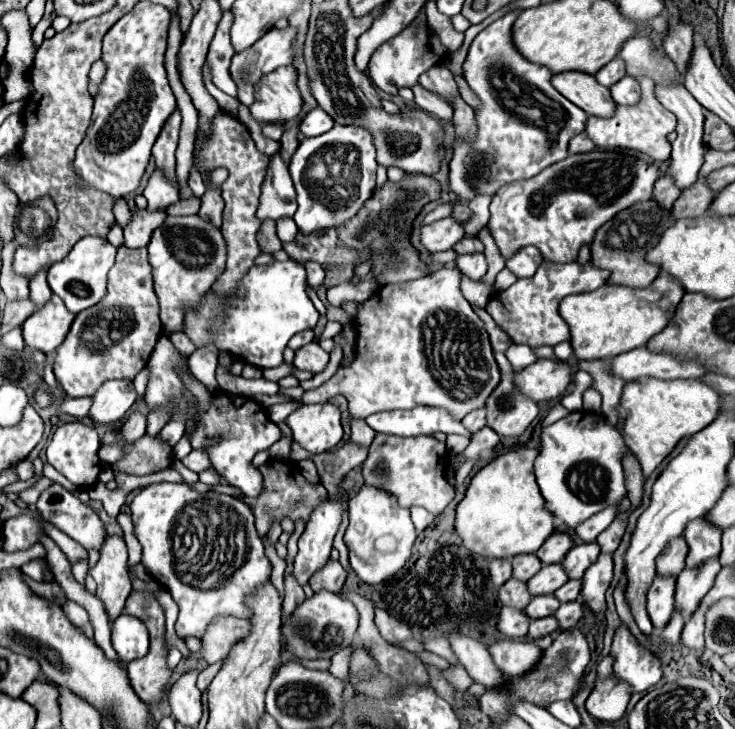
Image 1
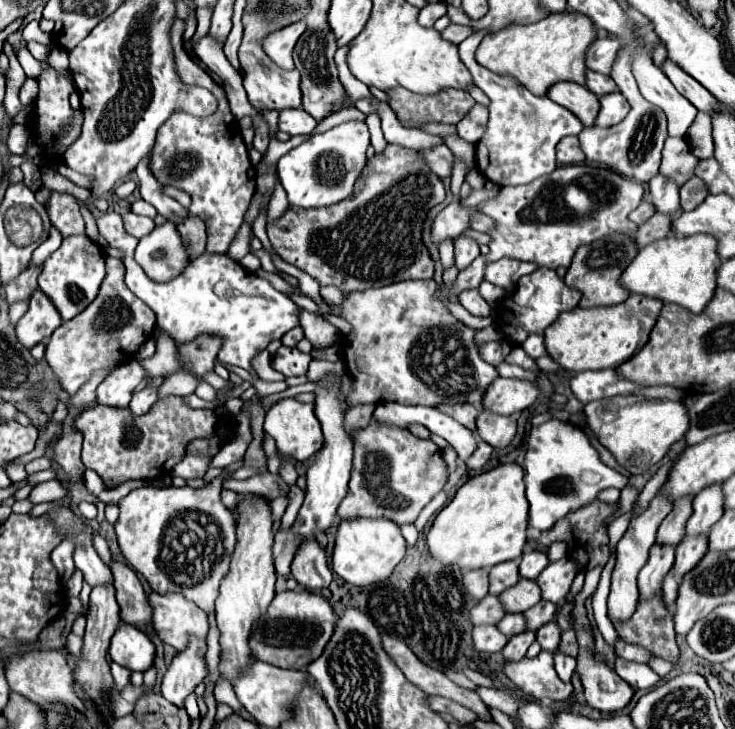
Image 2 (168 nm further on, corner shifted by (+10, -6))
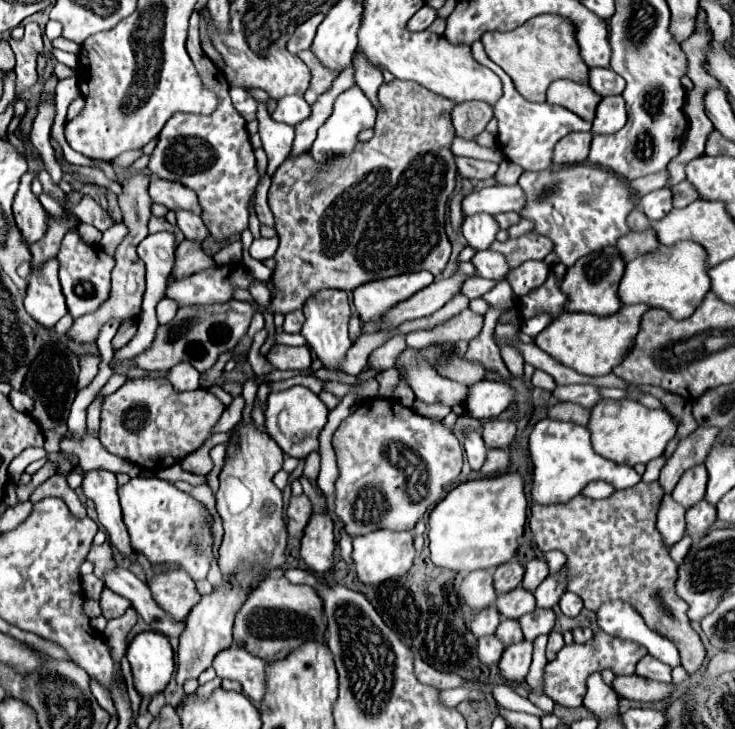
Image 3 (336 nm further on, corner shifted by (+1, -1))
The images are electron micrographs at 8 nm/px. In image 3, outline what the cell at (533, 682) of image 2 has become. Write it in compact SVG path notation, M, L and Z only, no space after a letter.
M595 632L591 640L585 644L565 644L557 658L545 666L545 694L553 698L557 704L567 706L567 708L577 708L581 706L581 700L585 696L587 688L587 678L593 672L601 672L605 668L611 668L615 676L627 676L635 674L635 664L647 654L647 648L641 644L633 644L631 640L621 640L615 636L609 636L605 632Z

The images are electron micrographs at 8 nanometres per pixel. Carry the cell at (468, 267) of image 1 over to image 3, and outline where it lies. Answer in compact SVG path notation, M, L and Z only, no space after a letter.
M471 214L465 216L461 232L469 246L473 246L475 250L487 250L495 240L495 234L499 232L499 224L491 214Z

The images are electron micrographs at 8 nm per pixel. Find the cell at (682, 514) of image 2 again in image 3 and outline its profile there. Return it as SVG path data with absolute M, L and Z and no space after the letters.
M699 464L683 472L679 484L675 486L673 496L679 504L683 504L685 508L691 508L705 496L705 488L707 488L707 470L705 470L705 464Z

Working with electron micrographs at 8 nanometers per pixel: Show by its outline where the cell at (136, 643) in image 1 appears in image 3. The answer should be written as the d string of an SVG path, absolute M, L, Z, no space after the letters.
M157 632L137 634L127 648L127 660L131 664L135 690L141 698L151 700L163 692L175 672L171 644Z

